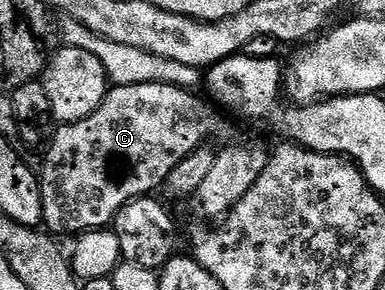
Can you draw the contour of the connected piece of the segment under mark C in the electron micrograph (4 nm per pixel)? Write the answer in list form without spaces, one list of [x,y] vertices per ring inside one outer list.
[[[115,85],[105,94],[97,110],[87,115],[87,119],[61,125],[48,142],[49,150],[43,153],[45,170],[40,179],[44,228],[53,235],[80,235],[89,229],[112,226],[115,215],[124,205],[140,197],[156,194],[156,189],[160,190],[164,186],[171,171],[179,167],[179,163],[183,163],[191,151],[195,151],[202,143],[212,142],[212,137],[223,136],[226,118],[208,100],[200,101],[197,95],[178,85]]]

